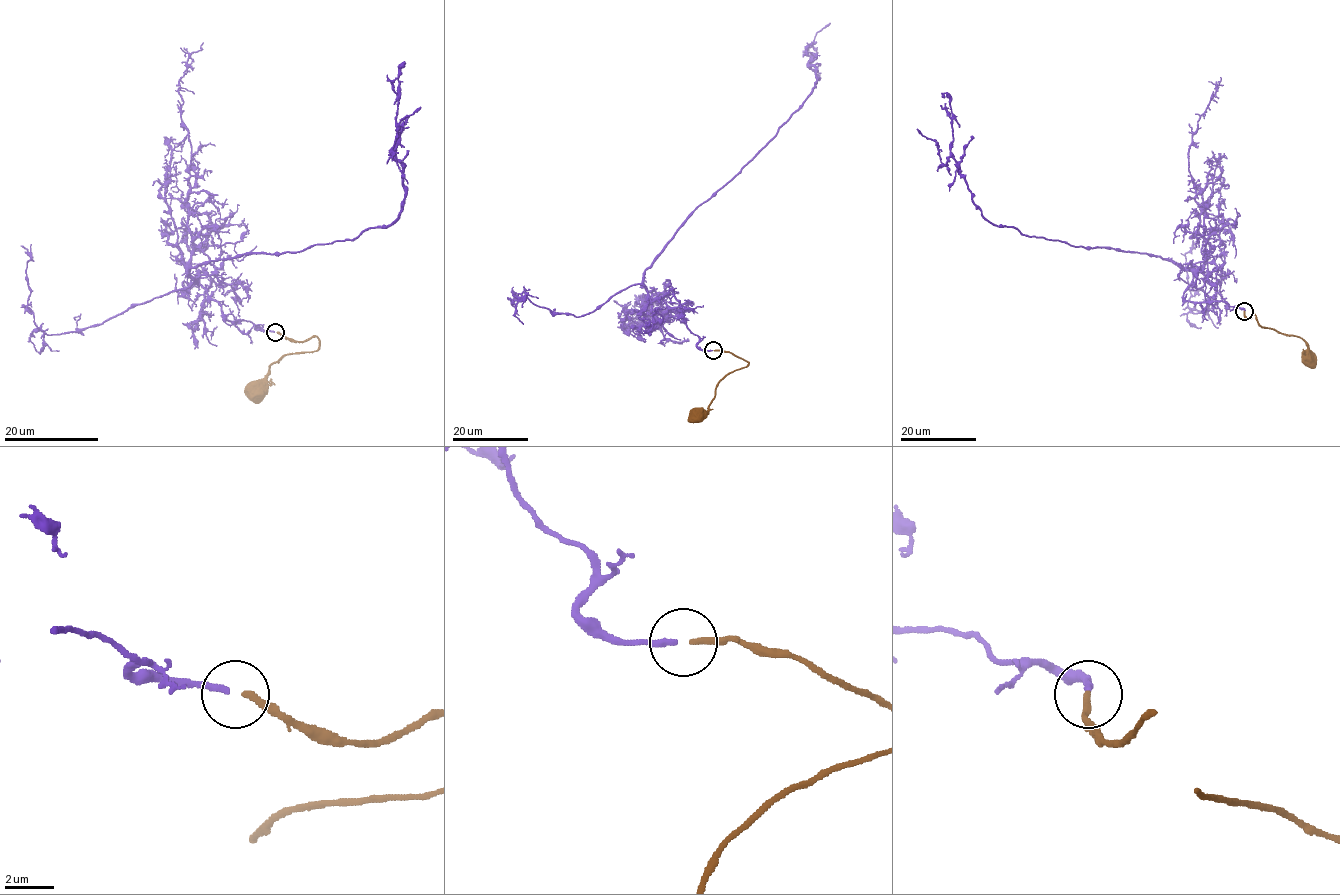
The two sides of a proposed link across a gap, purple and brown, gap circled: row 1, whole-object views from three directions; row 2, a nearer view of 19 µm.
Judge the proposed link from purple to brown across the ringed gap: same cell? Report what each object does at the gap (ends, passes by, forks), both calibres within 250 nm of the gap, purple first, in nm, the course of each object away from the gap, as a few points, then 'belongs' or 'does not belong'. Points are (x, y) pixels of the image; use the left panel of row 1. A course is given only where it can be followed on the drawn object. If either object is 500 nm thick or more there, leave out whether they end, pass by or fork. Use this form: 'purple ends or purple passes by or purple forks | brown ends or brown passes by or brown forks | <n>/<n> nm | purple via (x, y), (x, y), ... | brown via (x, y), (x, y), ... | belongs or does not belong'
purple ends | brown ends | 240/240 nm | purple via (274, 332), (227, 319), (189, 271), (211, 260), (353, 240), (393, 223), (404, 197), (395, 153), (404, 63) | brown via (276, 332), (300, 341), (316, 337), (318, 347), (315, 351), (287, 353), (270, 366), (266, 381), (257, 388) | belongs

